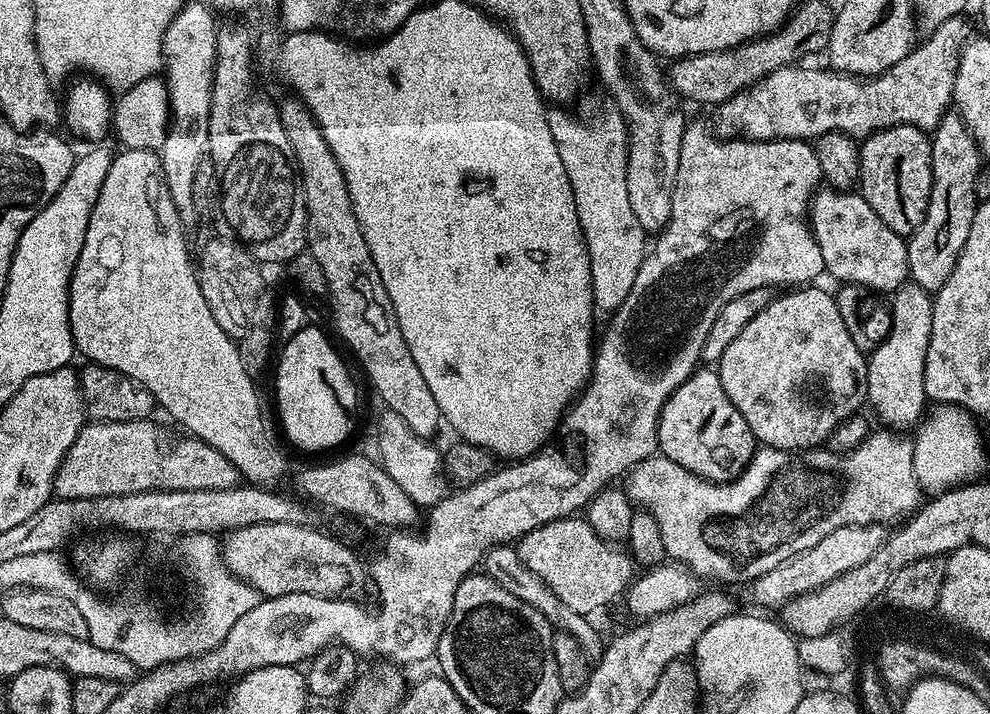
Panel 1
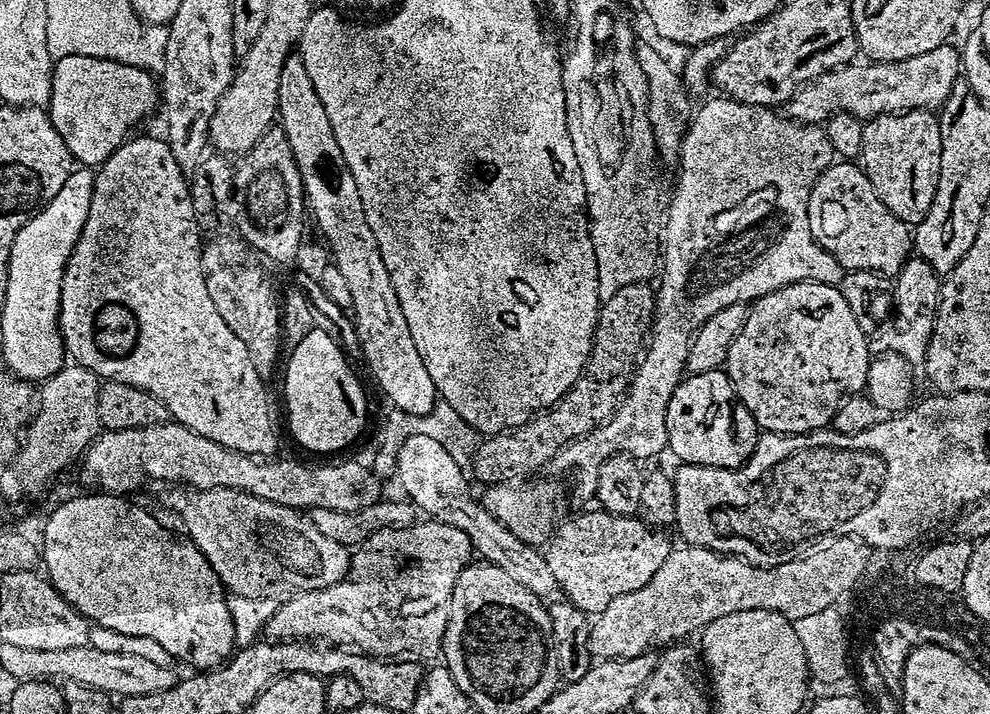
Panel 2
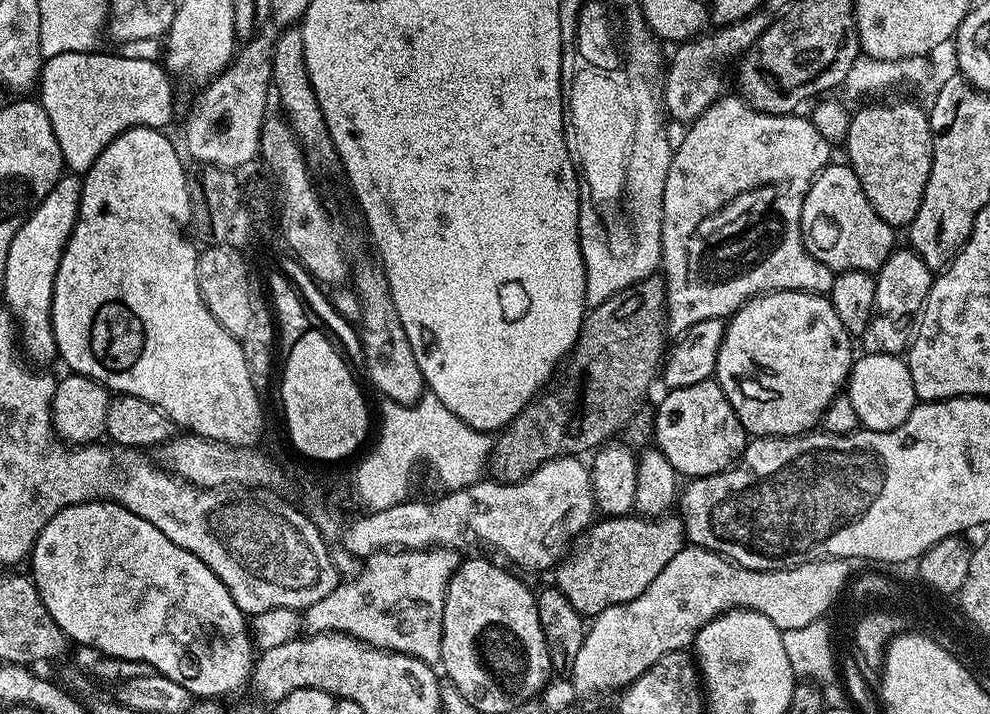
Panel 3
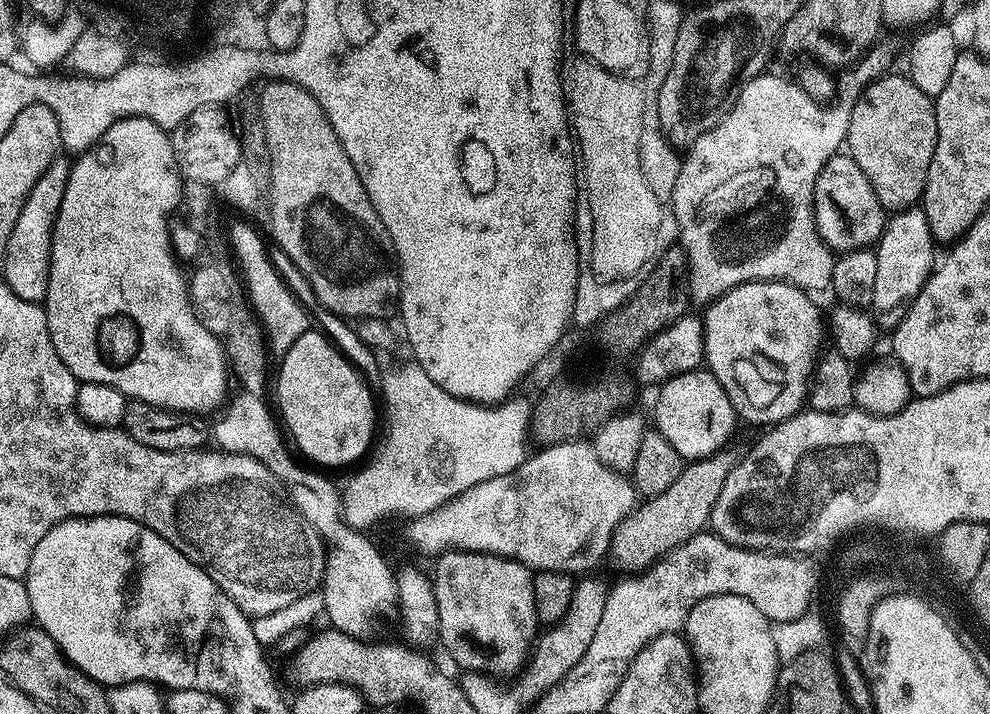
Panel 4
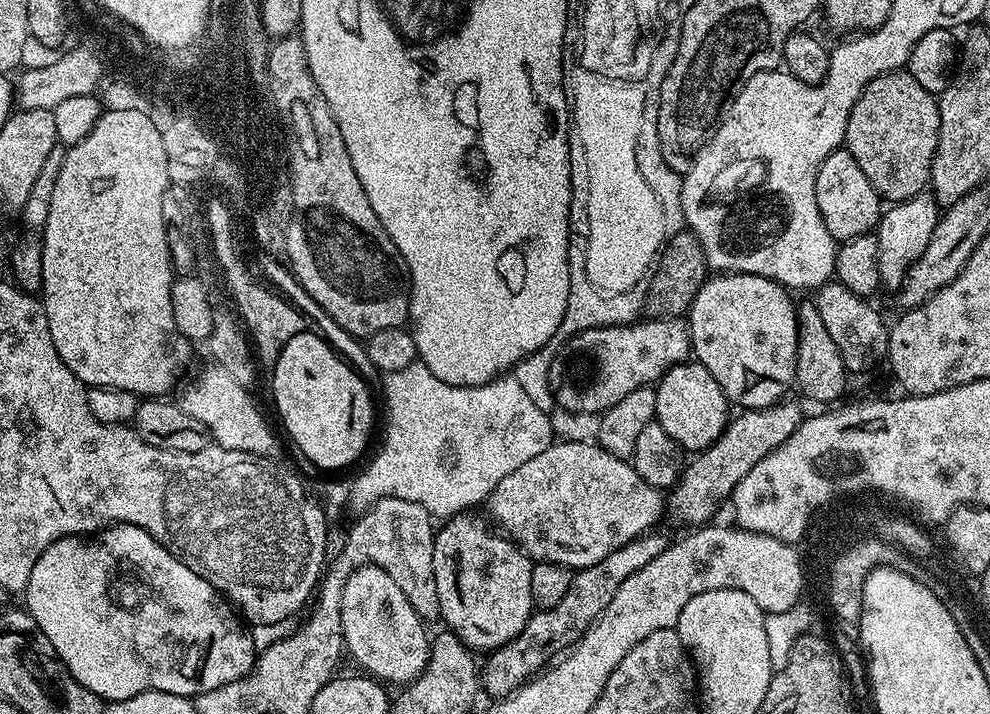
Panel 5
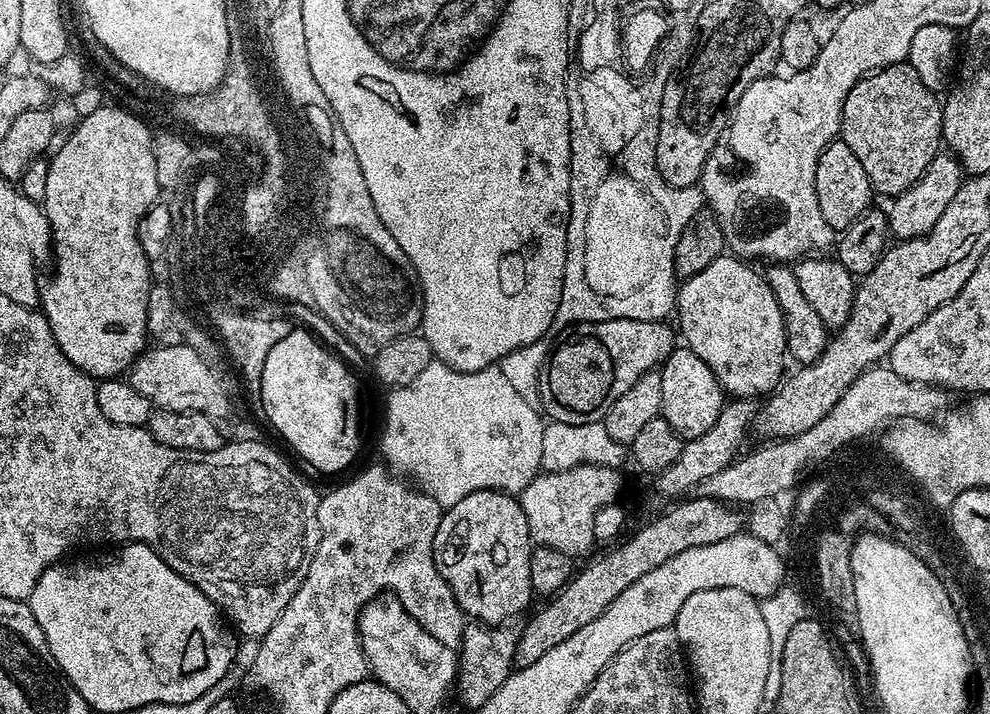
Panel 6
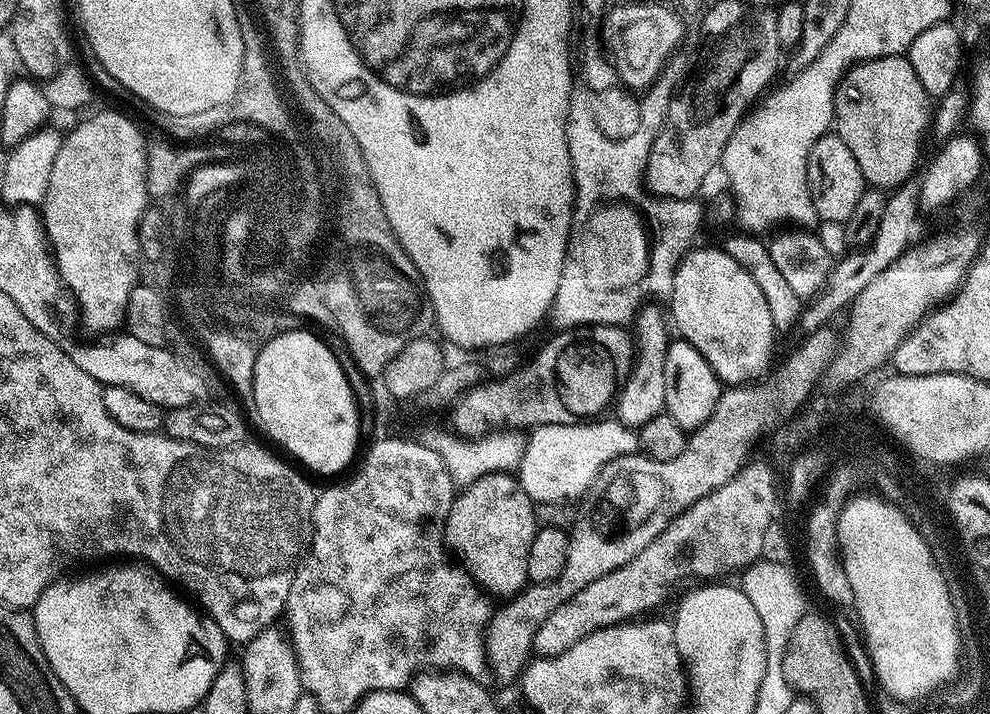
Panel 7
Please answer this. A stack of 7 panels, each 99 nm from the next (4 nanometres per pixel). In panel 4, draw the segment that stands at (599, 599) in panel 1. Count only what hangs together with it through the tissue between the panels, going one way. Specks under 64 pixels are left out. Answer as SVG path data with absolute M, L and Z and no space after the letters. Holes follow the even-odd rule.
M721 450L706 460L685 463L678 478L662 494L647 497L617 526L612 535L610 560L624 574L639 574L645 568L651 568L691 536L697 536L709 527L712 507L718 500L718 494L722 494L722 482L726 482L734 463L734 456L730 453Z

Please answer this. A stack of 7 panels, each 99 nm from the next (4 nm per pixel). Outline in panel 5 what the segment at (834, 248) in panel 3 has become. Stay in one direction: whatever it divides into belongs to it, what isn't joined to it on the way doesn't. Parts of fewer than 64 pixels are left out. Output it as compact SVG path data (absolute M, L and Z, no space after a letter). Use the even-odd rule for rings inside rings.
M846 150L834 151L822 162L816 179L816 197L822 222L826 222L826 230L830 230L837 242L869 235L880 223L881 198L874 186L870 186L870 178L862 174L862 166Z

